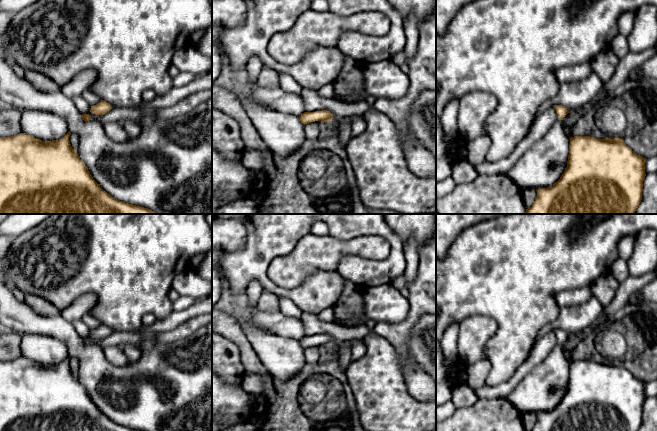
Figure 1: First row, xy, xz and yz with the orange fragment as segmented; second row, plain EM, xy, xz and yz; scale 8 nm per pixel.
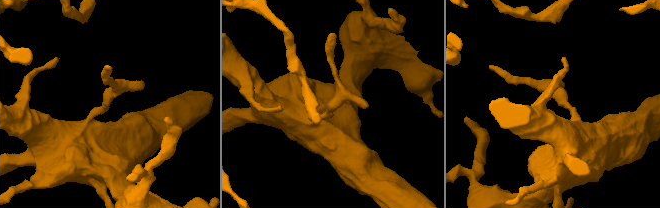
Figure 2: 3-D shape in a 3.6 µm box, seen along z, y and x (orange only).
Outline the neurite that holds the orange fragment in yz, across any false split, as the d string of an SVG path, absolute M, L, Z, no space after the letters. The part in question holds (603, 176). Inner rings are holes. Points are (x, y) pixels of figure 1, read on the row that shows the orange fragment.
M571 137L564 173L551 187L536 190L535 201L526 209L525 214L635 214L642 200L646 160L637 155L621 138Z

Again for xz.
M322 110L317 112L304 112L299 119L302 124L309 124L311 122L319 121L324 123L333 119L333 115L330 111Z

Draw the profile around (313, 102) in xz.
M303 88L300 95L304 101L305 112L330 111L334 119L350 116L363 116L372 107L366 100L343 103L335 98L321 97L318 91Z

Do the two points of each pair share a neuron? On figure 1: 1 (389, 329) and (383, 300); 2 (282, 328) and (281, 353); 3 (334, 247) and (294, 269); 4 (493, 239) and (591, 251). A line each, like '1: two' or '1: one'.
1: two
2: two
3: one
4: one

